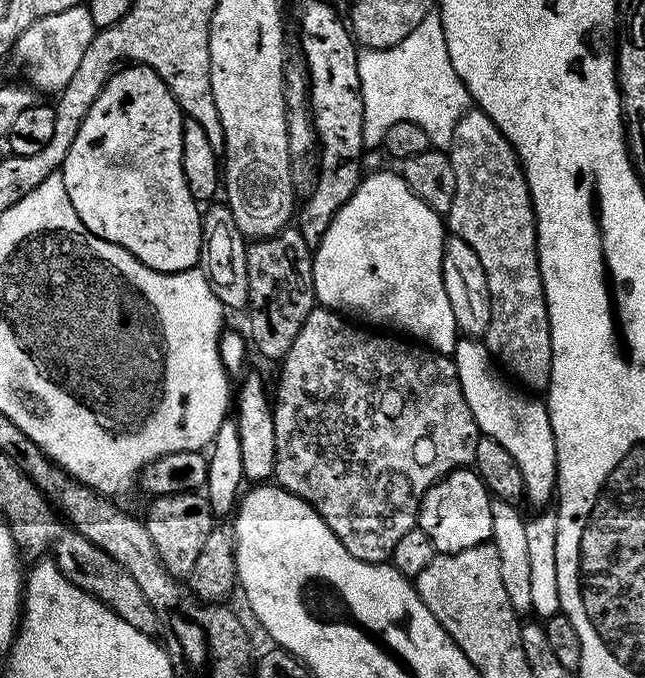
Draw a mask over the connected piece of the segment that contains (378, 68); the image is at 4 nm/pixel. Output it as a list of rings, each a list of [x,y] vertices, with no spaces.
[[[433,10],[424,17],[402,40],[392,47],[359,49],[356,61],[358,62],[358,76],[360,96],[363,98],[363,144],[367,151],[377,150],[383,145],[386,130],[394,122],[414,122],[428,134],[429,143],[438,150],[451,147],[454,127],[469,111],[471,100],[464,84],[458,78],[453,63],[450,62],[449,50],[446,49],[445,31],[439,11]]]

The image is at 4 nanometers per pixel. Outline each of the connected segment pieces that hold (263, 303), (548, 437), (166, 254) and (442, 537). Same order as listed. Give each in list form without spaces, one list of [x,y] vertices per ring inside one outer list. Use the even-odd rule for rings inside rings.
[[[296,226],[283,228],[264,240],[252,240],[248,244],[246,270],[250,294],[246,336],[251,347],[256,347],[268,360],[283,361],[290,346],[294,346],[294,338],[298,338],[298,330],[302,330],[302,322],[306,322],[306,314],[310,314],[316,304],[313,255],[313,249]]]
[[[457,339],[454,359],[462,394],[466,394],[466,406],[470,406],[470,414],[474,414],[474,422],[481,433],[494,438],[494,442],[502,442],[502,446],[510,450],[510,458],[514,458],[514,462],[518,462],[518,470],[522,470],[526,500],[540,504],[536,506],[547,505],[544,503],[553,499],[556,490],[556,443],[547,403],[540,401],[539,404],[538,401],[531,400],[536,398],[513,387],[498,371],[487,348],[479,339]]]
[[[138,63],[121,67],[112,73],[94,106],[90,106],[86,122],[82,122],[82,130],[78,130],[78,138],[74,138],[74,146],[70,146],[62,169],[66,194],[70,194],[70,202],[86,230],[106,242],[122,246],[134,254],[138,262],[159,272],[187,272],[202,260],[202,212],[182,174],[184,122],[176,99],[154,70]]]
[[[471,467],[456,468],[450,475],[441,478],[437,484],[432,484],[430,490],[420,499],[420,514],[418,527],[424,531],[426,538],[434,542],[437,553],[470,550],[470,546],[486,544],[492,538],[492,501],[488,487],[482,478]]]

